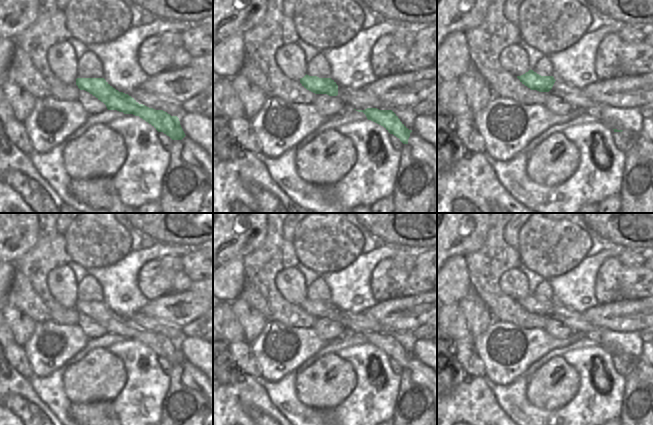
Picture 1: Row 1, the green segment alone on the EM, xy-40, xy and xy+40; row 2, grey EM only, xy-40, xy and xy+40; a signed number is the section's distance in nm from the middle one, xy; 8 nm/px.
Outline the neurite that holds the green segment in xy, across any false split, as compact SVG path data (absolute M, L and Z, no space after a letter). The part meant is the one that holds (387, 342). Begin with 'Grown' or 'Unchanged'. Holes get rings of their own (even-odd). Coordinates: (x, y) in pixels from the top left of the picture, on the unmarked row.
Grown. M367 332L356 335L363 336L368 344L383 350L403 368L408 368L412 381L425 386L432 393L437 405L437 374L432 368L409 354L392 334Z

